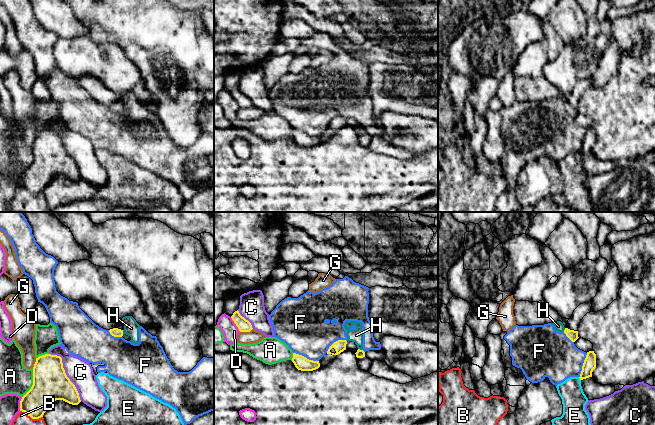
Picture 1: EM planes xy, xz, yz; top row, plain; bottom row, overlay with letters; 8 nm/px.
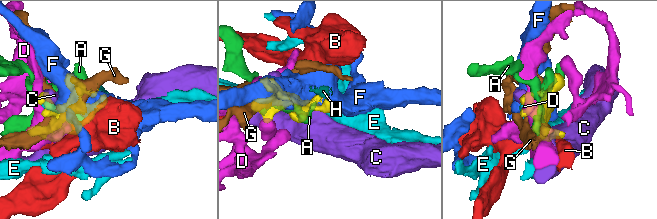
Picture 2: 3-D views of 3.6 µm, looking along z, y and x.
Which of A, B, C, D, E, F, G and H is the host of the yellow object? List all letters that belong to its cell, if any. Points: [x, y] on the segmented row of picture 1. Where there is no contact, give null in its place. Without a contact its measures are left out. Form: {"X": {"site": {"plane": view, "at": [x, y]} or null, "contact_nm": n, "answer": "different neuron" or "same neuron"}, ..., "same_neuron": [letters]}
{"A": {"site": {"plane": "xy", "at": [33, 383]}, "contact_nm": 240, "answer": "different neuron"}, "B": {"site": {"plane": "xy", "at": [31, 417]}, "contact_nm": 190, "answer": "different neuron"}, "C": {"site": {"plane": "xy", "at": [65, 373]}, "contact_nm": 460, "answer": "different neuron"}, "D": {"site": {"plane": "xz", "at": [235, 323]}, "contact_nm": 150, "answer": "different neuron"}, "E": {"site": {"plane": "yz", "at": [580, 379]}, "contact_nm": 40, "answer": "different neuron"}, "F": {"site": {"plane": "xz", "at": [305, 357]}, "contact_nm": 220, "answer": "different neuron"}, "G": {"site": {"plane": "xz", "at": [246, 331]}, "contact_nm": 110, "answer": "different neuron"}, "H": {"site": {"plane": "xz", "at": [359, 349]}, "contact_nm": 40, "answer": "different neuron"}, "same_neuron": []}

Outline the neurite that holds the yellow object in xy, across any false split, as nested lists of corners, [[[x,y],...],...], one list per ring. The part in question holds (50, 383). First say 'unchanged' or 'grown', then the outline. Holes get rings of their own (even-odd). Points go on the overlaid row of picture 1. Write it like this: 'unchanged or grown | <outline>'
unchanged | [[[45,354],[36,358],[33,385],[20,401],[20,411],[32,419],[43,417],[56,400],[78,405],[81,400],[75,385],[67,377],[62,358]]]

